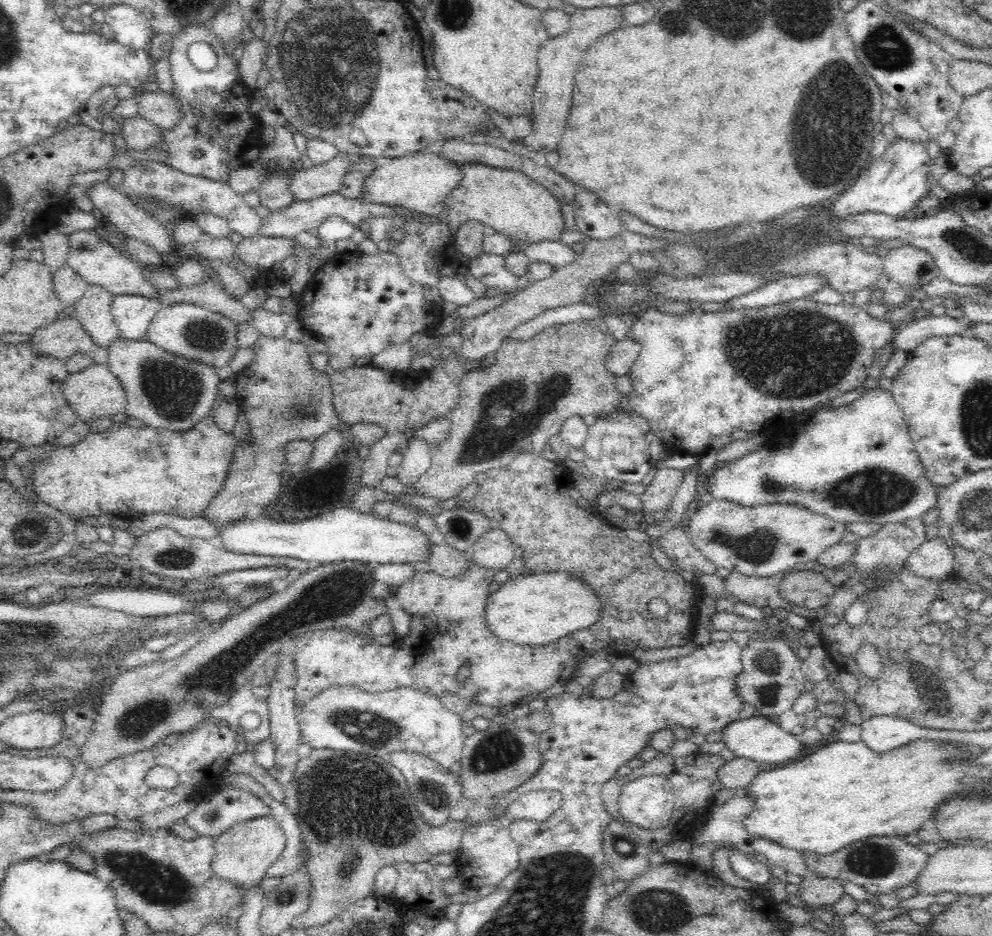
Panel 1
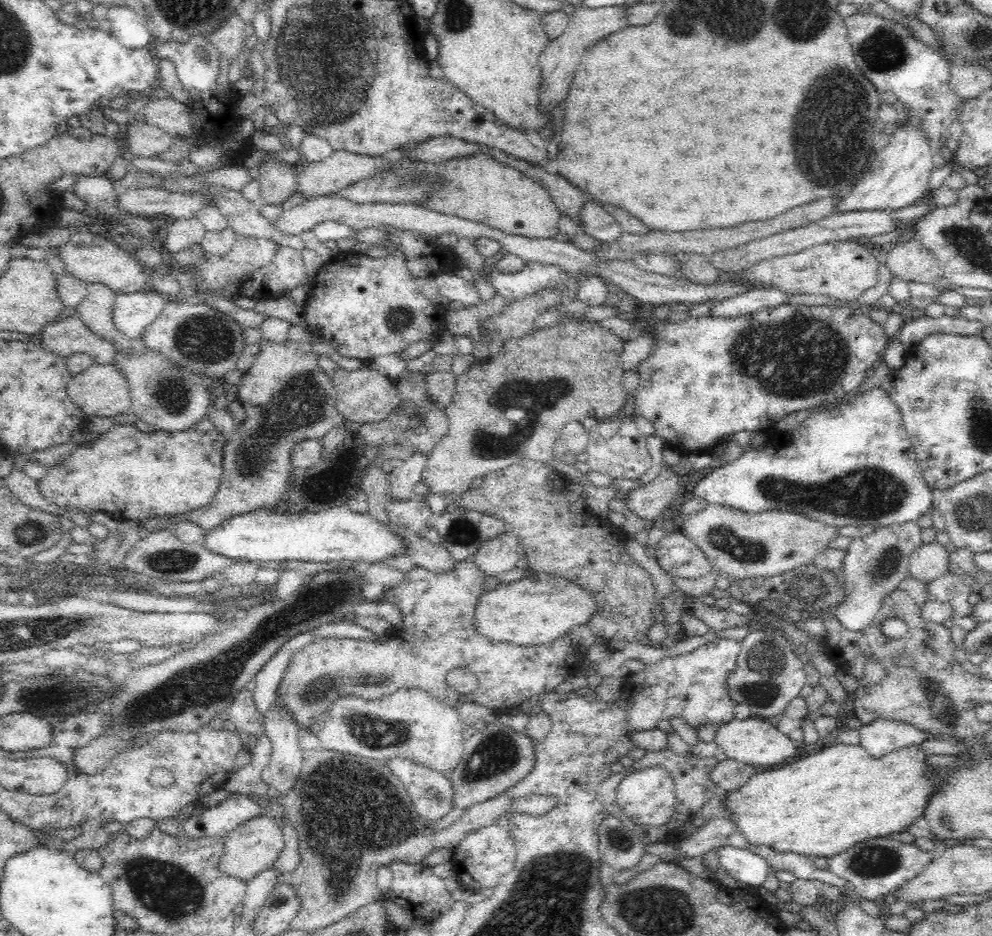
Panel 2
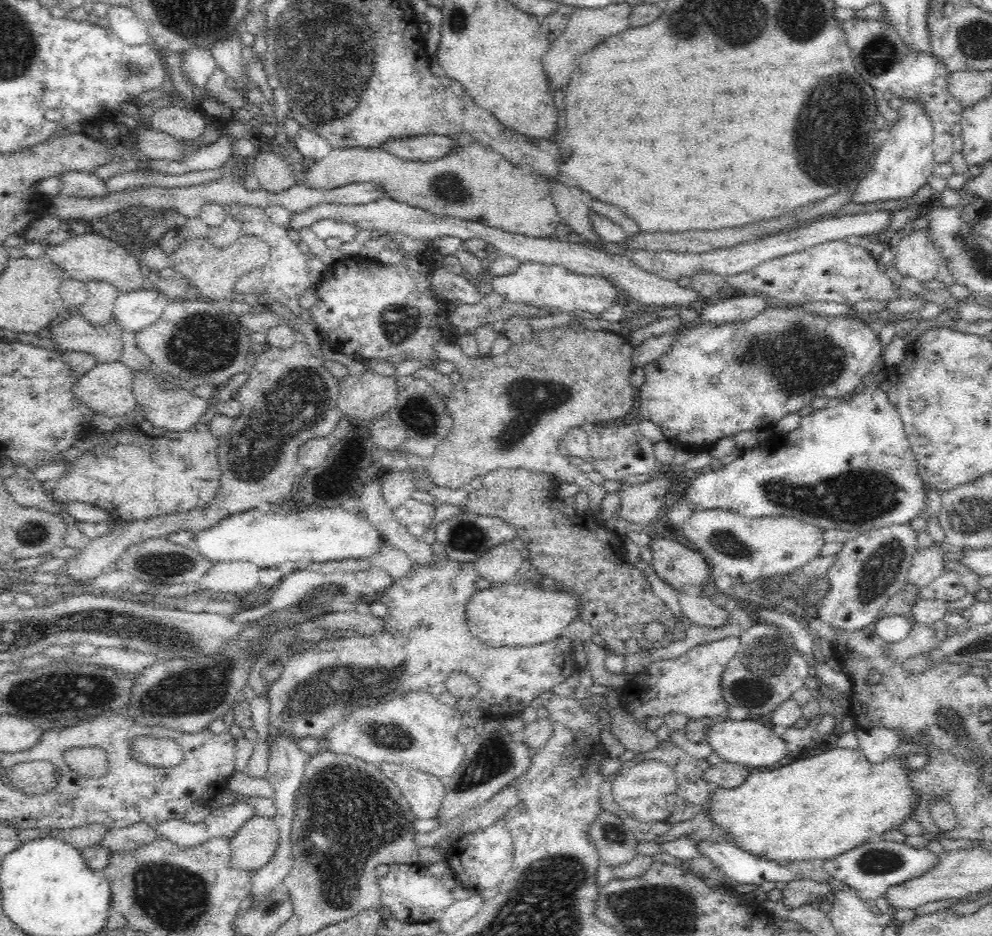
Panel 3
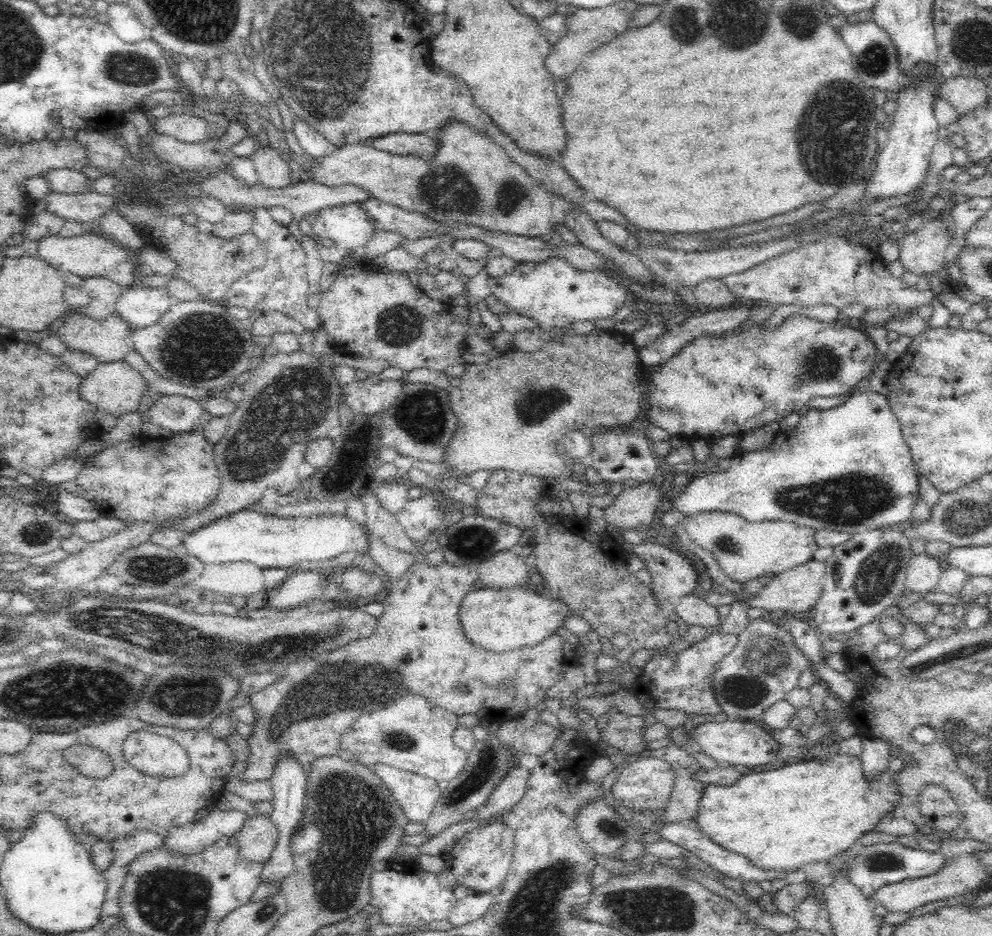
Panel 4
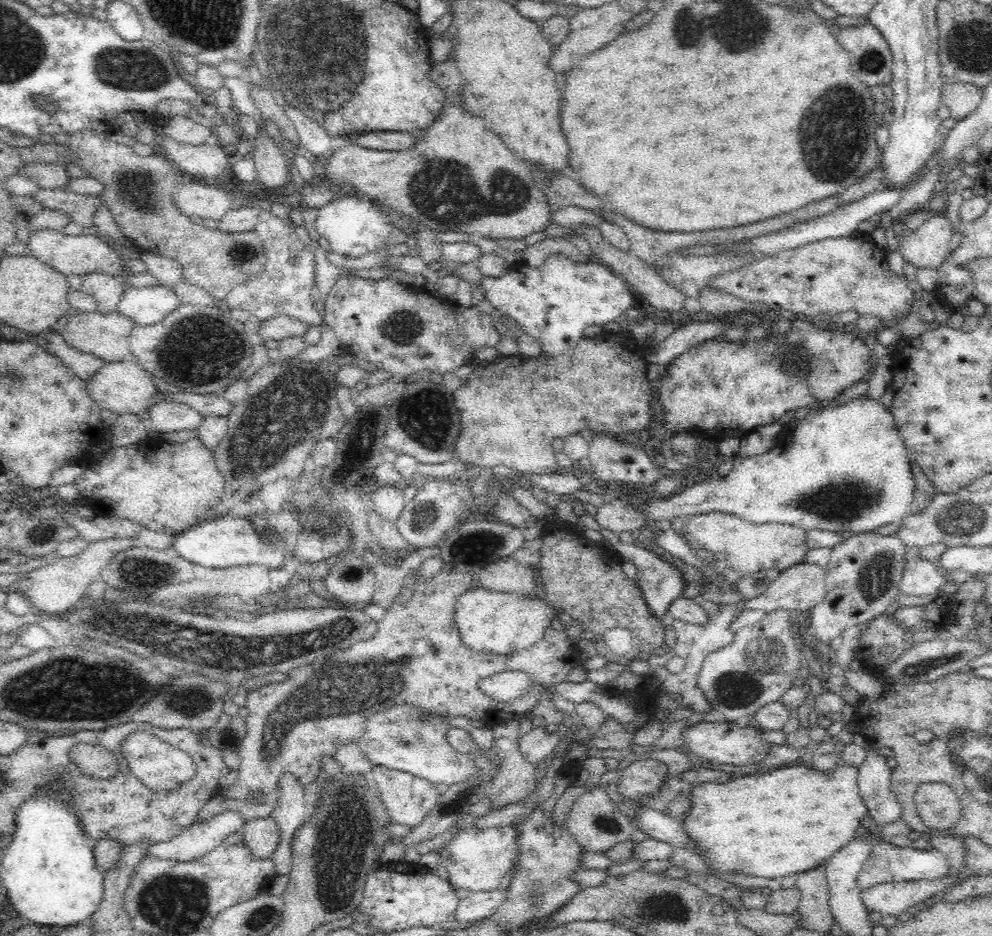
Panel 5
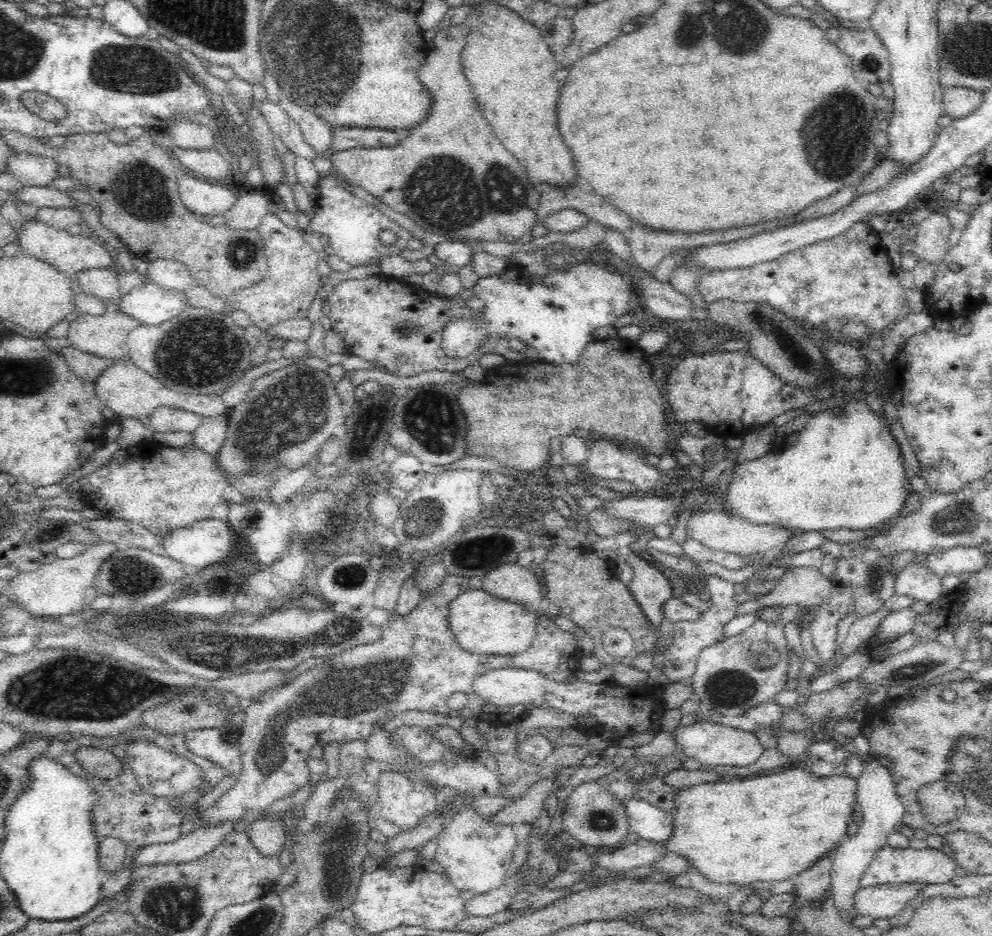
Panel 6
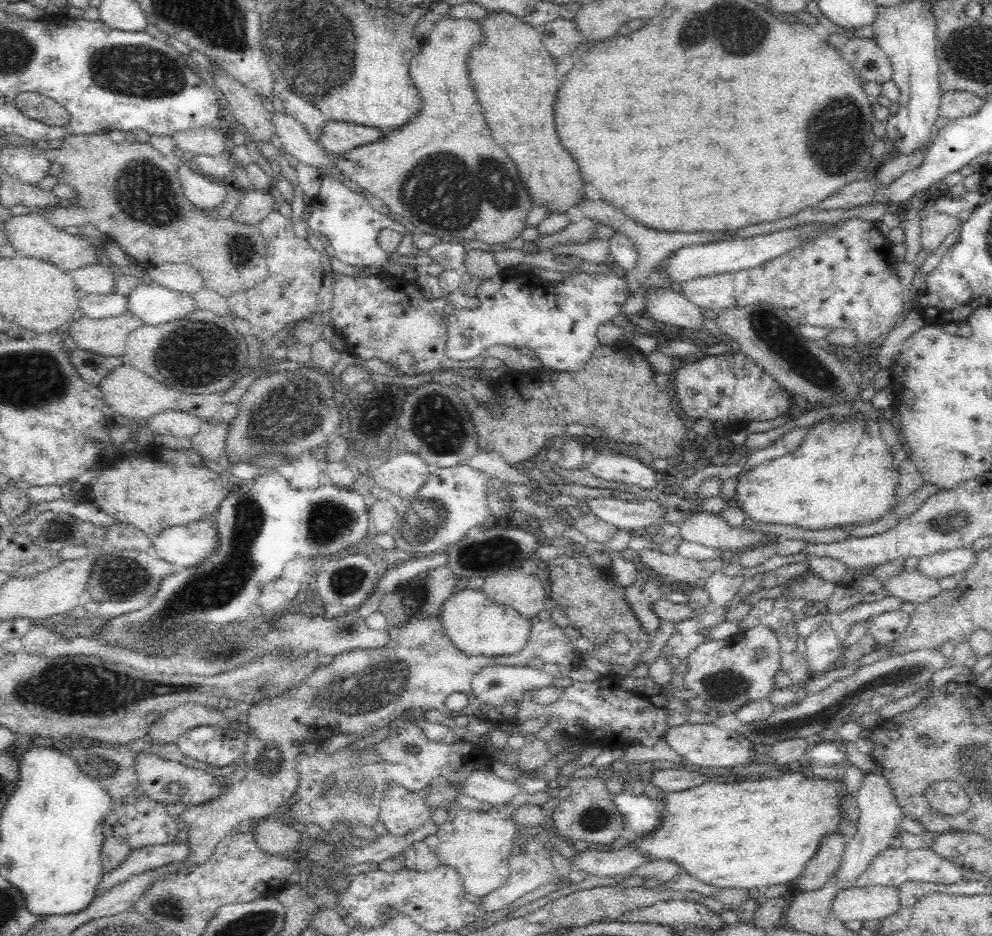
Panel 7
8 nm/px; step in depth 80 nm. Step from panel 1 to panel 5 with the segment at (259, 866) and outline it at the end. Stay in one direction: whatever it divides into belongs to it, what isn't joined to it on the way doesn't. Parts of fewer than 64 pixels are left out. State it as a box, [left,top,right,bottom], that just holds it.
[241,816,280,858]

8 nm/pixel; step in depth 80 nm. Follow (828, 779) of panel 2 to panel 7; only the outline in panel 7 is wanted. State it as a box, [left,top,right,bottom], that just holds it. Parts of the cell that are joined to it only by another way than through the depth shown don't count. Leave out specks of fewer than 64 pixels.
[628,773,846,890]

